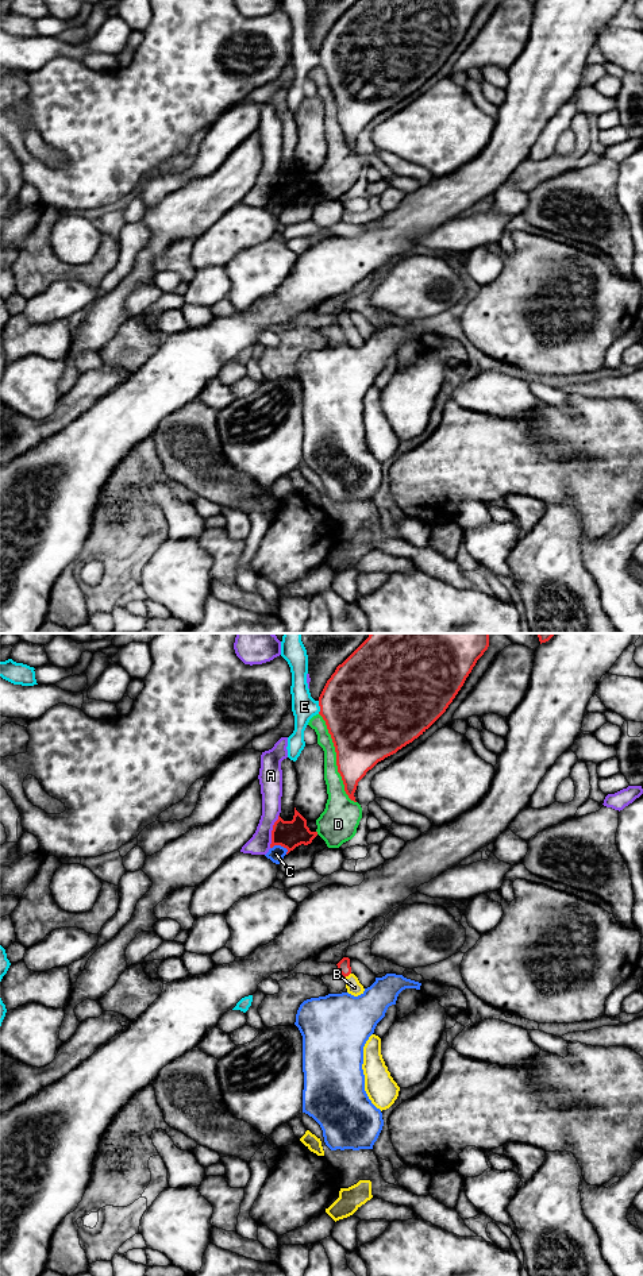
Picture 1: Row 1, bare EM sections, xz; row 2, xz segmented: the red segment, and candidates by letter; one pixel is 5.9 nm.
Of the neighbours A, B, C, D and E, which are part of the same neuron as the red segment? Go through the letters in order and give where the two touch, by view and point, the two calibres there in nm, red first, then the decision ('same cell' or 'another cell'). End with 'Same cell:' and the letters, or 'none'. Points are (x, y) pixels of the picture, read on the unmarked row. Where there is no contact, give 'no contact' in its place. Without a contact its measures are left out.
A: meets red in xz at (272, 182); 160 nm thick on the red side, 130 nm on the other; another cell
B: meets red in xz at (347, 327); 80 nm thick on the red side, 90 nm on the other; same cell
C: meets red in xz at (280, 196); 160 nm thick on the red side, 90 nm on the other; another cell
D: meets red in xz at (337, 111); 420 nm thick on the red side, 130 nm on the other; another cell
E: meets red in xz at (320, 60); 500 nm thick on the red side, 150 nm on the other; another cell
Same cell: B

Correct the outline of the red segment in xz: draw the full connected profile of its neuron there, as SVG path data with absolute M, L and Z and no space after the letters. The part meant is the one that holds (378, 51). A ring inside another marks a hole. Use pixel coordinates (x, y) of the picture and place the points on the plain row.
M357 0L339 16L319 49L319 66L331 86L338 124L354 154L358 134L378 113L423 86L448 59L488 0Z

